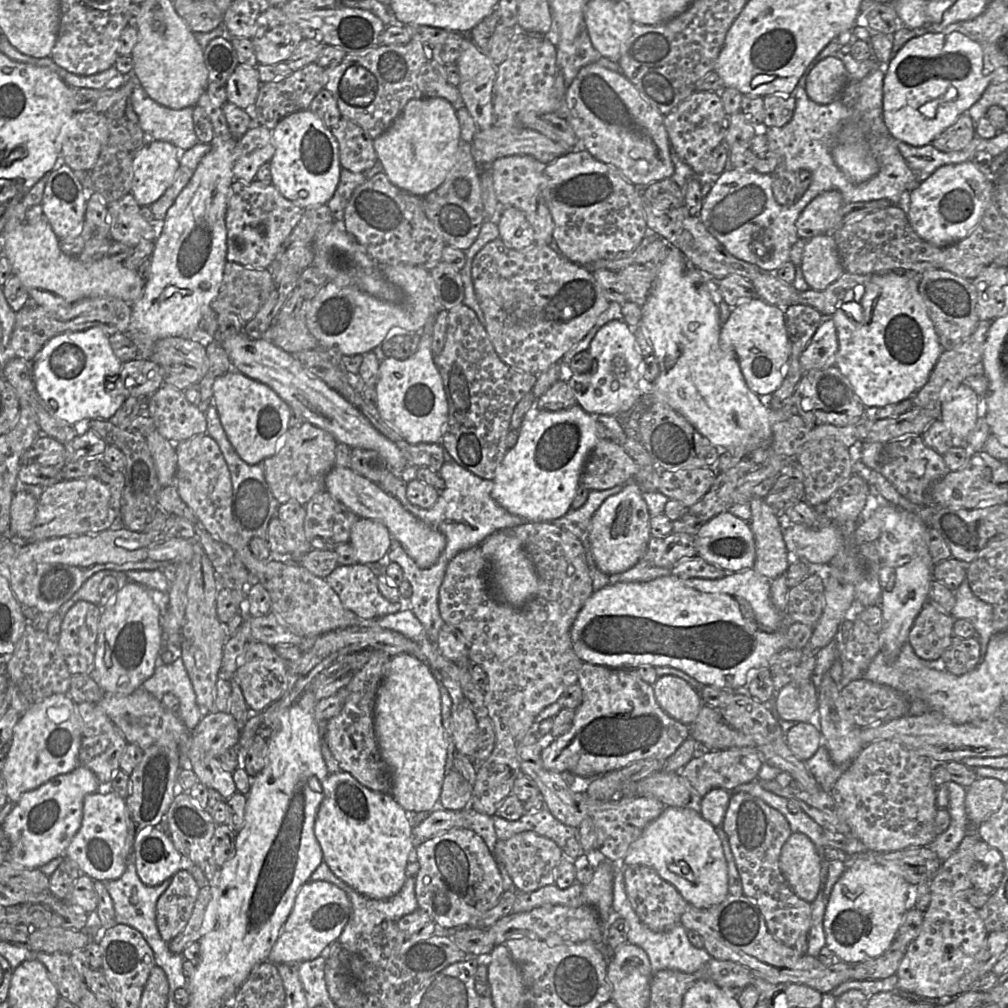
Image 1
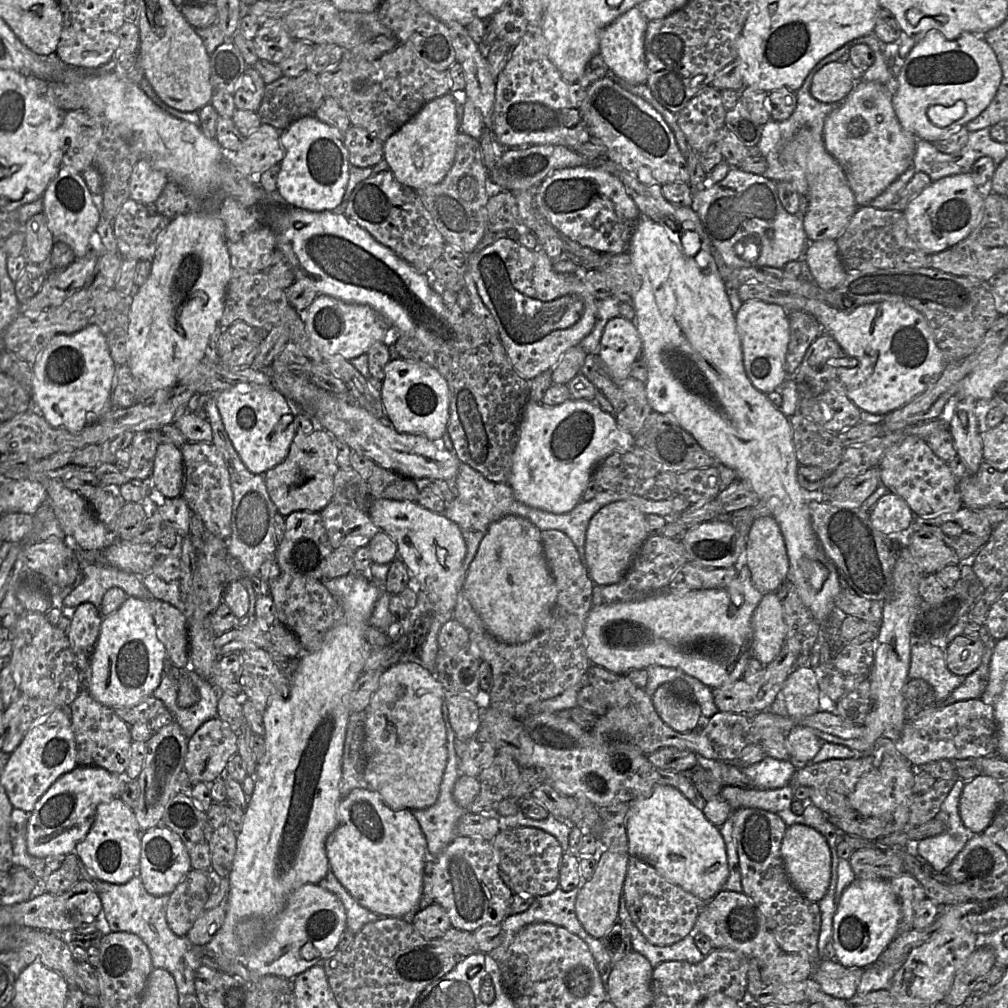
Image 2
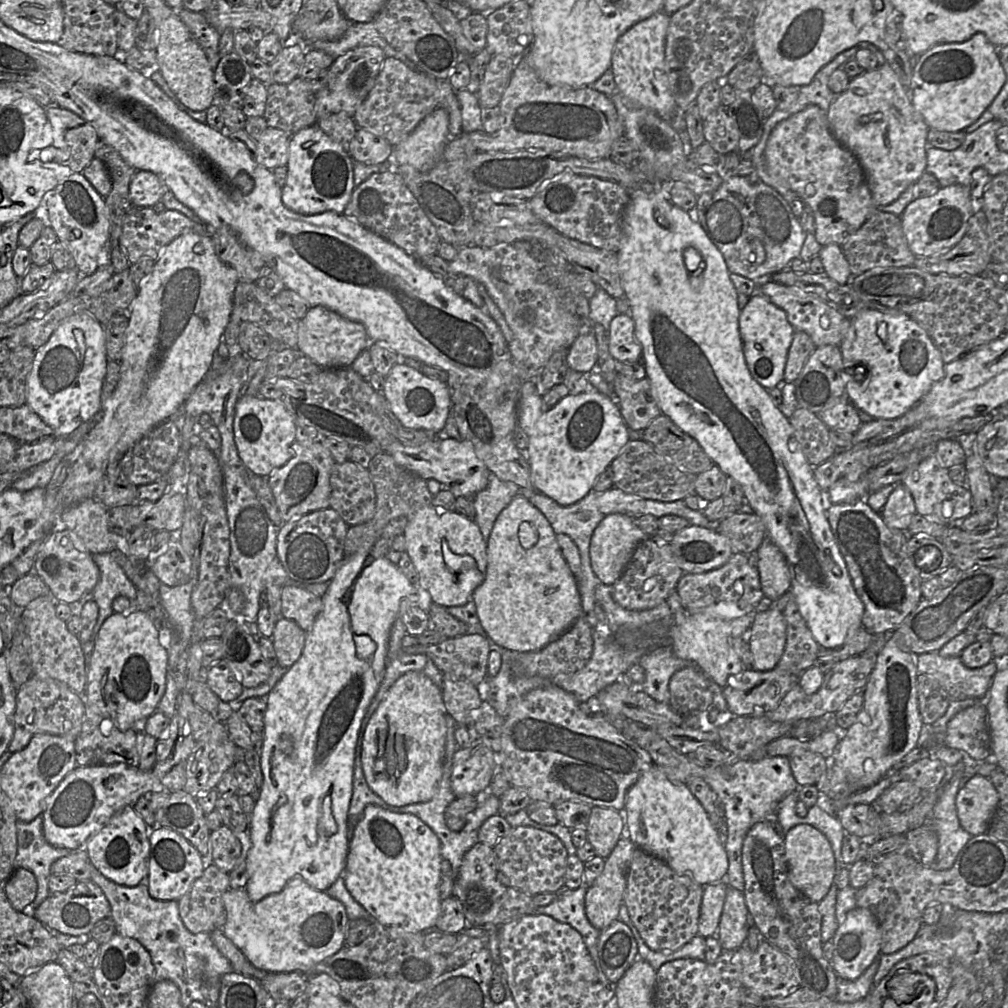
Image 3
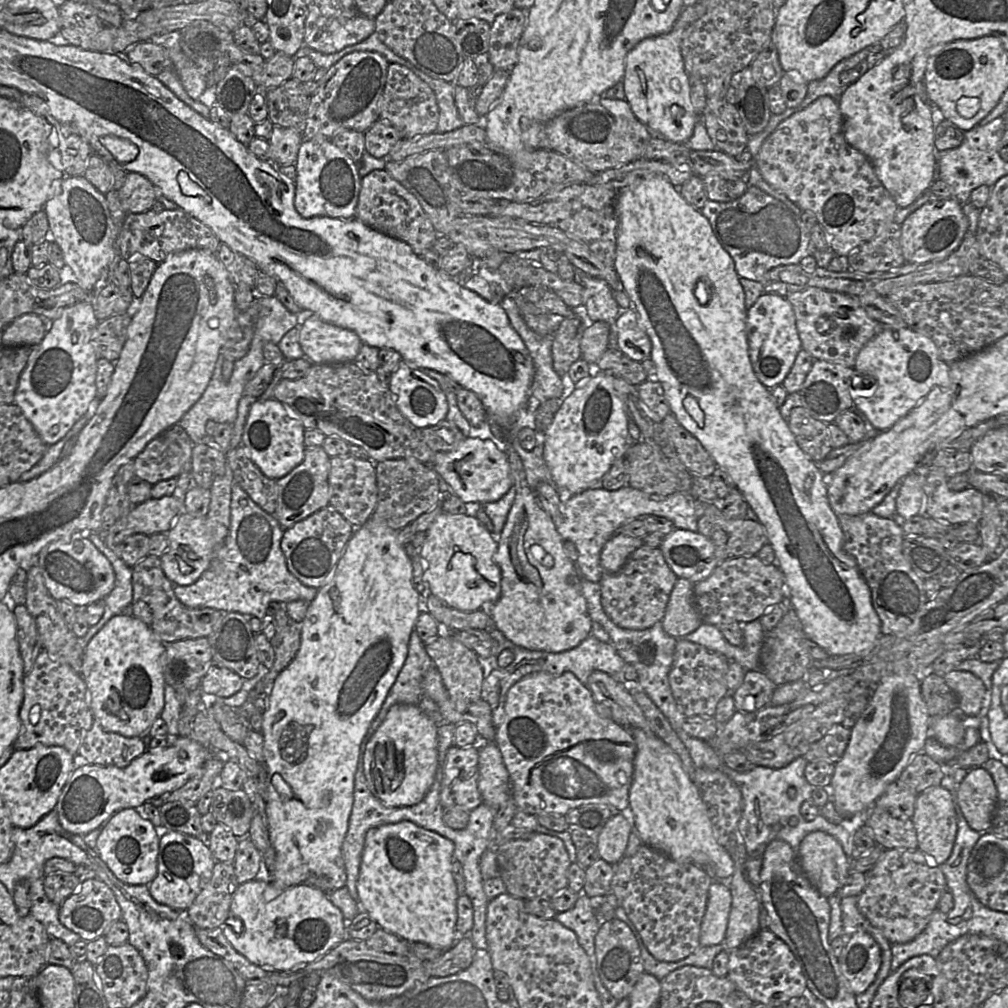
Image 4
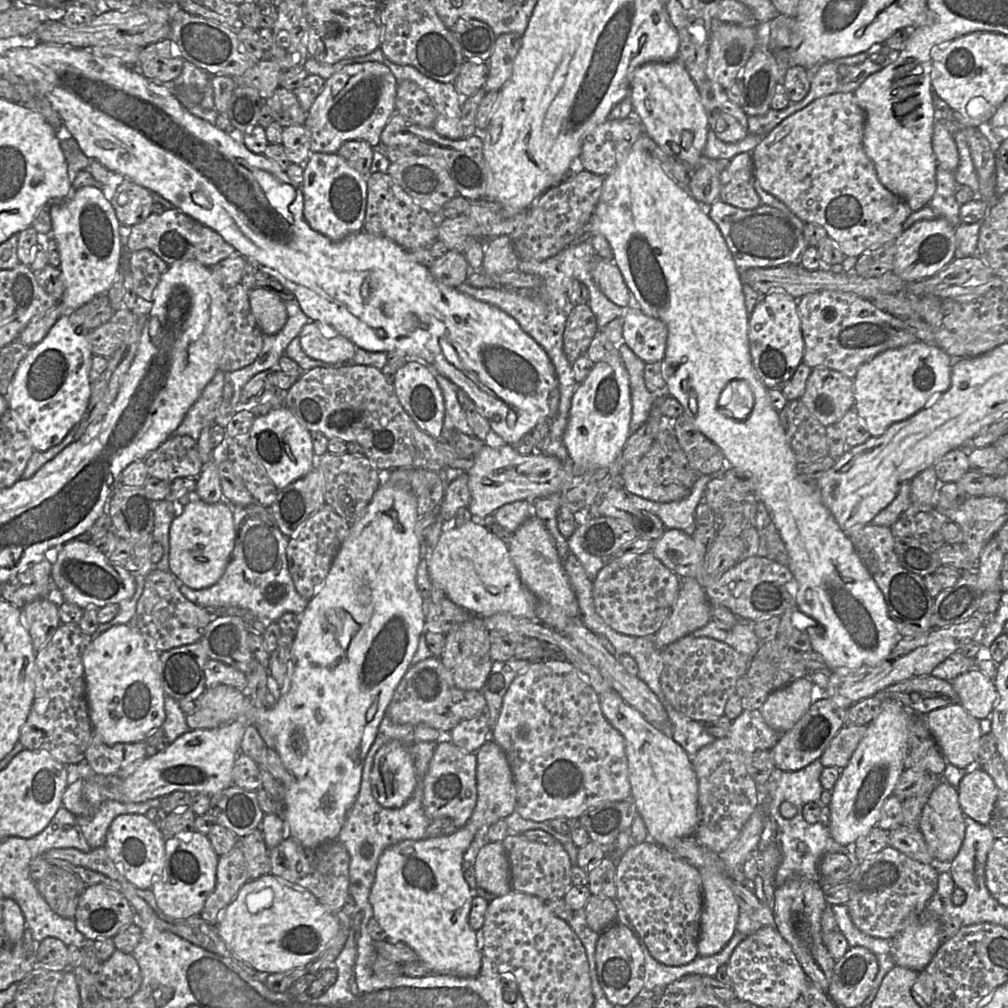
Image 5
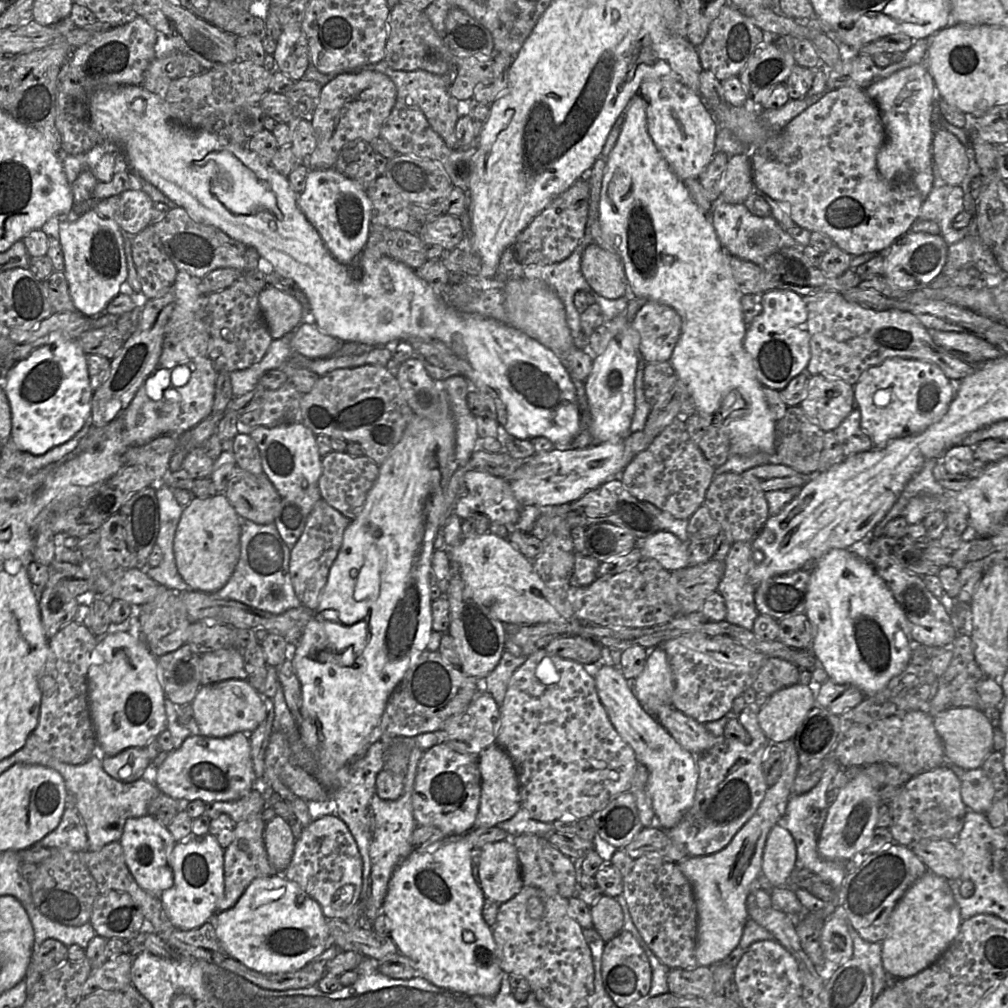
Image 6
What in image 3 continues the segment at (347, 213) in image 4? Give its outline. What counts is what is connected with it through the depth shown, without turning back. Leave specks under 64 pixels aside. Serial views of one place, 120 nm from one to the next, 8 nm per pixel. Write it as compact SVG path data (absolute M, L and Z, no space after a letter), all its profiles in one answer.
M316 124L291 136L287 179L282 187L282 202L290 210L302 215L335 212L343 214L355 189L353 159L337 142Z

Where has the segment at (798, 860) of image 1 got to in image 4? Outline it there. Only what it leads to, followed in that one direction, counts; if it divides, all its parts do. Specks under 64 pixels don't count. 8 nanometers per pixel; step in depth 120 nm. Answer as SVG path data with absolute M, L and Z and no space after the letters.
M826 832L807 834L797 855L810 883L826 898L836 894L849 875L850 858L841 844Z

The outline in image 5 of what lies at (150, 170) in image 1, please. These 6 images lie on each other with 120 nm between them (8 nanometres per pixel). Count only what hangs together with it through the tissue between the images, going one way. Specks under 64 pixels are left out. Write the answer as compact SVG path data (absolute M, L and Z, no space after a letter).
M124 179L116 188L111 200L121 225L132 227L152 213L152 192L130 179Z

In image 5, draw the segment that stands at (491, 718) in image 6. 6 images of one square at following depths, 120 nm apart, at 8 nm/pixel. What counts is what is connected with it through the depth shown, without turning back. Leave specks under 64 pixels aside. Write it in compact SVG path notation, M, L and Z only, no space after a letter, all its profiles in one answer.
M486 710L486 713L463 720L454 727L450 732L451 741L461 750L476 753L490 738L491 731Z

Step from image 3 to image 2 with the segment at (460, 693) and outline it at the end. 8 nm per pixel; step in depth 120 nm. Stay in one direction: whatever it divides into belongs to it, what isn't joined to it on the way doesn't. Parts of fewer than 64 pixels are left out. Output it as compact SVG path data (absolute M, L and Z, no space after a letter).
M446 694L445 701L456 738L469 741L481 727L482 710L475 699L461 694Z

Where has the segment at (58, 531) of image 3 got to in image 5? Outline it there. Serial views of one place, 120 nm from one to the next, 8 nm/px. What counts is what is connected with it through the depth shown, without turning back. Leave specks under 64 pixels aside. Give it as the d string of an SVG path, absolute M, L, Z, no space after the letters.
M76 538L63 544L56 561L52 564L51 580L63 602L82 609L90 605L101 608L108 604L119 604L122 600L133 597L136 591L133 573L111 562L93 544Z

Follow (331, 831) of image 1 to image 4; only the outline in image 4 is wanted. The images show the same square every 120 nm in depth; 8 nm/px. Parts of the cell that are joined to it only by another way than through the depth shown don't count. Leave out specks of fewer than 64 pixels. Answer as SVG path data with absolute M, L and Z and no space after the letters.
M401 821L370 829L365 837L357 891L370 917L385 931L408 942L422 942L433 948L448 950L465 935L458 934L457 886L453 877L454 843L440 834L413 822Z

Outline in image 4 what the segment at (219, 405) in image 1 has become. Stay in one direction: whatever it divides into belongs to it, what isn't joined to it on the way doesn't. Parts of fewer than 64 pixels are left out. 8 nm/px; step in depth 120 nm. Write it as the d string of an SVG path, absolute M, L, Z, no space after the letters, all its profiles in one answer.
M276 399L256 400L249 408L241 444L247 457L268 478L278 480L298 466L305 456L305 428L291 410Z

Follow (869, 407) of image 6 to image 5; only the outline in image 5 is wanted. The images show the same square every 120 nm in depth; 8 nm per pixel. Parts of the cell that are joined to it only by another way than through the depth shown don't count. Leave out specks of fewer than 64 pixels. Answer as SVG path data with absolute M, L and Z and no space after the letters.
M915 341L908 345L887 349L859 366L853 378L854 408L863 419L870 437L880 436L893 423L905 420L924 407L932 397L947 390L951 383L951 357L937 345Z

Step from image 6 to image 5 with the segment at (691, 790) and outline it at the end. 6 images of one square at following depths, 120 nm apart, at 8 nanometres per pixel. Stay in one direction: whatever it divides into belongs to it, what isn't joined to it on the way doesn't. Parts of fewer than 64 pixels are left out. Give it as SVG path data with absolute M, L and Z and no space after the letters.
M611 689L601 695L601 710L625 739L631 797L648 831L648 840L659 846L672 839L693 836L698 824L698 781L691 757L672 738L653 726L621 695Z

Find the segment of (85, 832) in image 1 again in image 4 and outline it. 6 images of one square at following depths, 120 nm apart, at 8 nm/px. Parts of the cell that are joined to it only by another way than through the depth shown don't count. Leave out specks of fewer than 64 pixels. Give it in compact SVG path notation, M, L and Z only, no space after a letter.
M128 808L116 812L102 826L95 851L120 881L149 886L158 872L159 841L153 824L136 809Z

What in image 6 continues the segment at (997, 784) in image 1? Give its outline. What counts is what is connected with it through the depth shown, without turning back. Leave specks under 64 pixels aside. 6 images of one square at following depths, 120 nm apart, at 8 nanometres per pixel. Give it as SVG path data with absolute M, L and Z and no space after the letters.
M982 767L965 770L961 777L961 798L969 811L986 814L993 801L994 786Z

